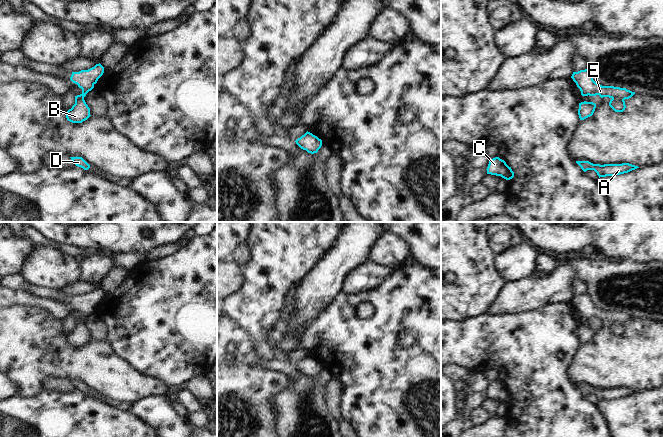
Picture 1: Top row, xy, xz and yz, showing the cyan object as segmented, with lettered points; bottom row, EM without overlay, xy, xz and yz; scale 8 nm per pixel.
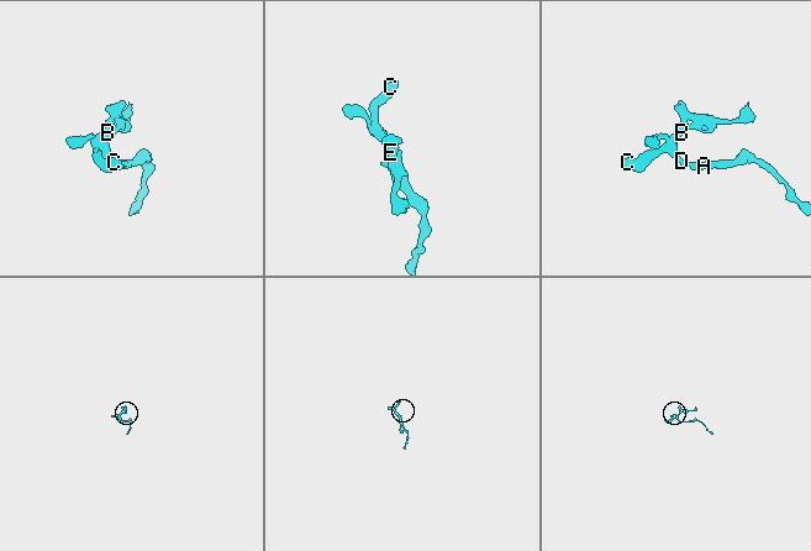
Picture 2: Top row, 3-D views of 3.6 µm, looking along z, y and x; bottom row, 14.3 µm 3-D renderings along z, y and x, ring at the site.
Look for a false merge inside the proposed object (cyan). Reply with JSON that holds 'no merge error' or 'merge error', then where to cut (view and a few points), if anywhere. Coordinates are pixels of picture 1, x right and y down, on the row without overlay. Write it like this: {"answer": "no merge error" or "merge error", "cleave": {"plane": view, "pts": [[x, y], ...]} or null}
{"answer": "no merge error", "cleave": null}

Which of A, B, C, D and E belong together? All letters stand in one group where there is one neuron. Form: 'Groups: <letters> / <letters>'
Groups: A B C D E

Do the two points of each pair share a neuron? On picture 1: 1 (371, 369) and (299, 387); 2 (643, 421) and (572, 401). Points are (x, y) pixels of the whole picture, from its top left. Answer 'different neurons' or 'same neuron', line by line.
1: different neurons
2: different neurons

